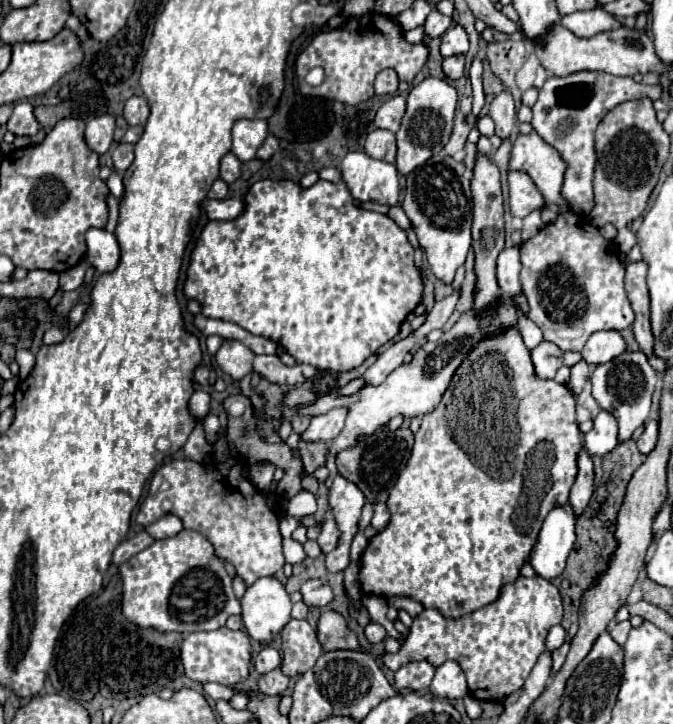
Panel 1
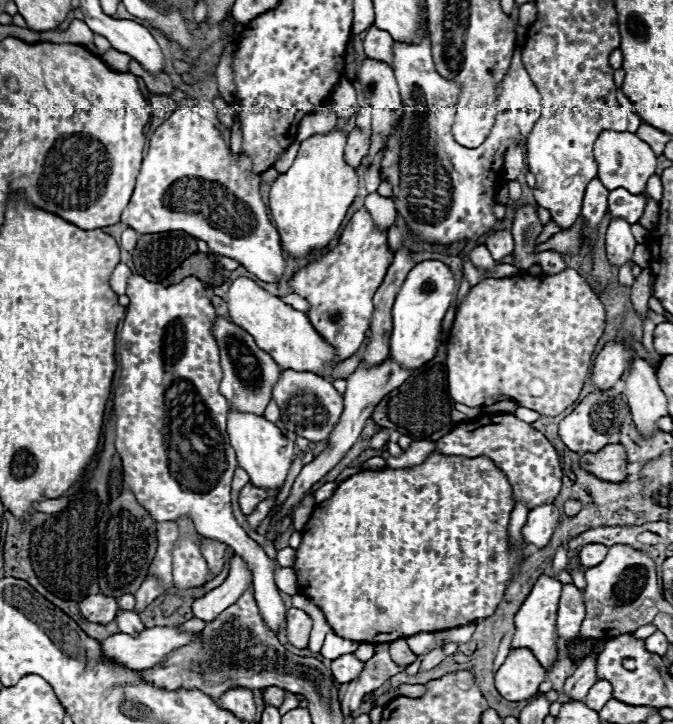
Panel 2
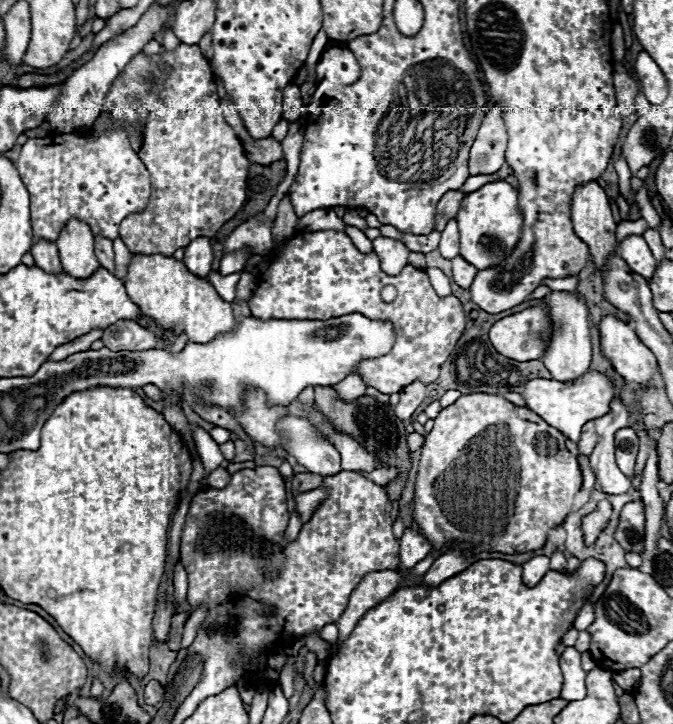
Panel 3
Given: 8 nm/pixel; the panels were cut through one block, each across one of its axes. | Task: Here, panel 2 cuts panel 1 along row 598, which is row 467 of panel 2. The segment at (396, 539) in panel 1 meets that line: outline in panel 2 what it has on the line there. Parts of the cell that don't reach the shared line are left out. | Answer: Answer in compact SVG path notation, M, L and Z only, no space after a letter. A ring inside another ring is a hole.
M430 454L428 460L420 466L414 466L410 470L364 470L356 476L350 476L344 480L332 498L316 504L310 520L306 522L302 530L302 542L296 548L296 560L294 560L294 572L298 580L298 592L302 596L308 596L314 600L314 604L322 610L326 616L330 628L334 630L336 636L354 640L354 642L370 642L370 644L380 644L380 642L392 642L404 636L414 636L418 632L440 632L440 630L450 630L458 628L464 624L470 624L478 618L488 618L494 614L498 602L504 596L506 584L518 574L522 554L510 550L508 546L508 520L510 512L514 510L514 500L512 500L512 488L506 480L506 476L488 460L488 458L464 458L464 456L442 456L442 454Z

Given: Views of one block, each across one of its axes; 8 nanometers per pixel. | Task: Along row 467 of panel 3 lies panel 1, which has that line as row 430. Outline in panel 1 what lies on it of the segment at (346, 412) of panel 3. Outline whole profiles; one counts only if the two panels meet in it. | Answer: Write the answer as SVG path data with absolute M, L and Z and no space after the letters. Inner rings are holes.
M398 428L394 432L380 430L380 432L372 434L370 438L356 442L354 446L338 452L336 454L336 468L344 478L352 480L364 492L368 502L372 502L372 504L386 502L404 464L408 462L408 456L412 452L412 444L414 444L414 434L410 428Z

